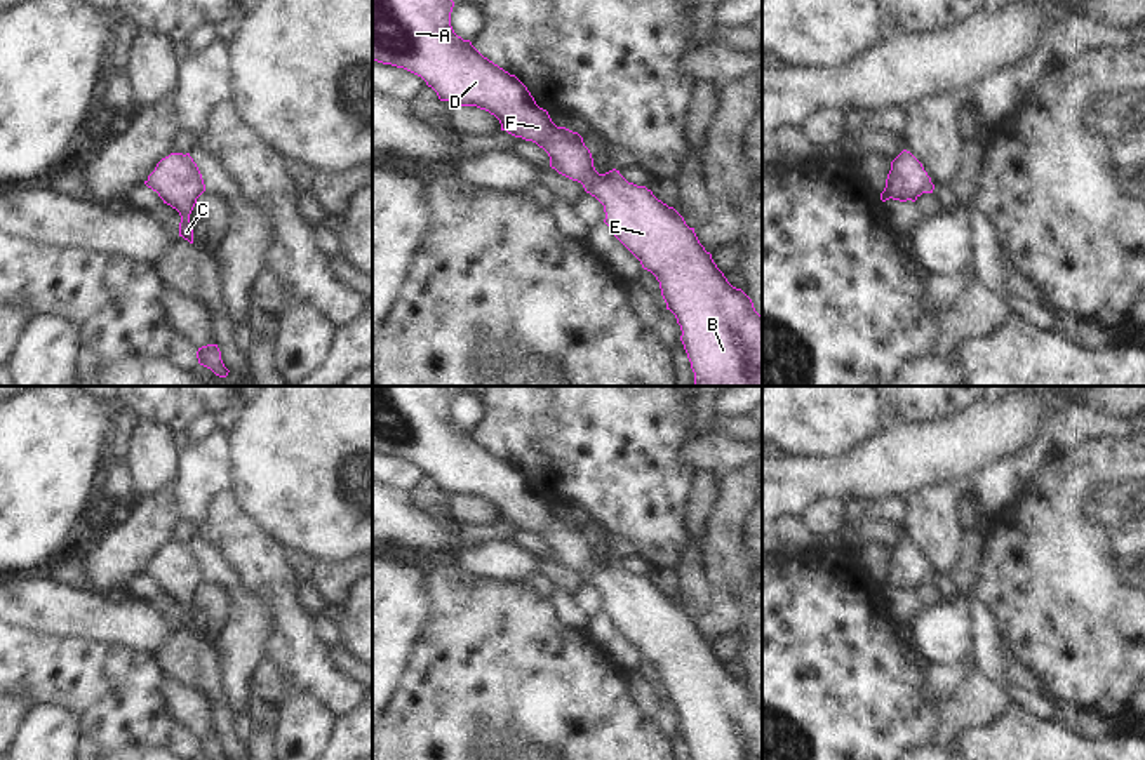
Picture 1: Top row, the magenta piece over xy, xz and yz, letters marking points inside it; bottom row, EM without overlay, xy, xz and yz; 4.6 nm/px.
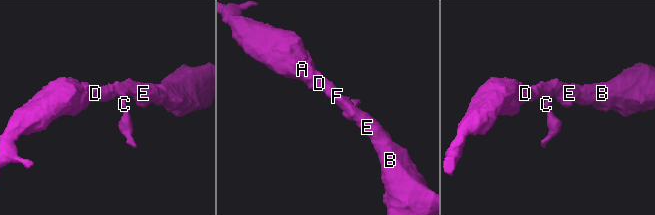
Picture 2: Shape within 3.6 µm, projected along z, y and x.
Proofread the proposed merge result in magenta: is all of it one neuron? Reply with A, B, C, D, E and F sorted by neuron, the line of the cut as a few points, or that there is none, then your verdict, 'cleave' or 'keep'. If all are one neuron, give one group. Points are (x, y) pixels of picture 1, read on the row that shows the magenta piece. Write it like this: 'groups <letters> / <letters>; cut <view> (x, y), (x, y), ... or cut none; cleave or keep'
groups A B C D E F; cut none; keep

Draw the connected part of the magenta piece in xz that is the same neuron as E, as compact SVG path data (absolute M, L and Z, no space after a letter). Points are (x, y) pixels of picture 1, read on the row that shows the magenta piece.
M372 0L372 61L421 77L440 101L489 111L499 120L501 130L536 143L548 153L552 169L581 183L585 191L604 205L604 223L660 282L666 310L680 325L680 341L694 372L694 386L762 386L762 317L752 299L727 282L712 254L700 243L694 228L651 190L628 183L619 170L599 174L578 132L557 127L515 75L454 33L452 7L452 0Z

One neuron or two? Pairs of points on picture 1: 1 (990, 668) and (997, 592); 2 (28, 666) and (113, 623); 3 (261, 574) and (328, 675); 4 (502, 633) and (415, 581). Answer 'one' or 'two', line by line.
1: two
2: two
3: one
4: two

